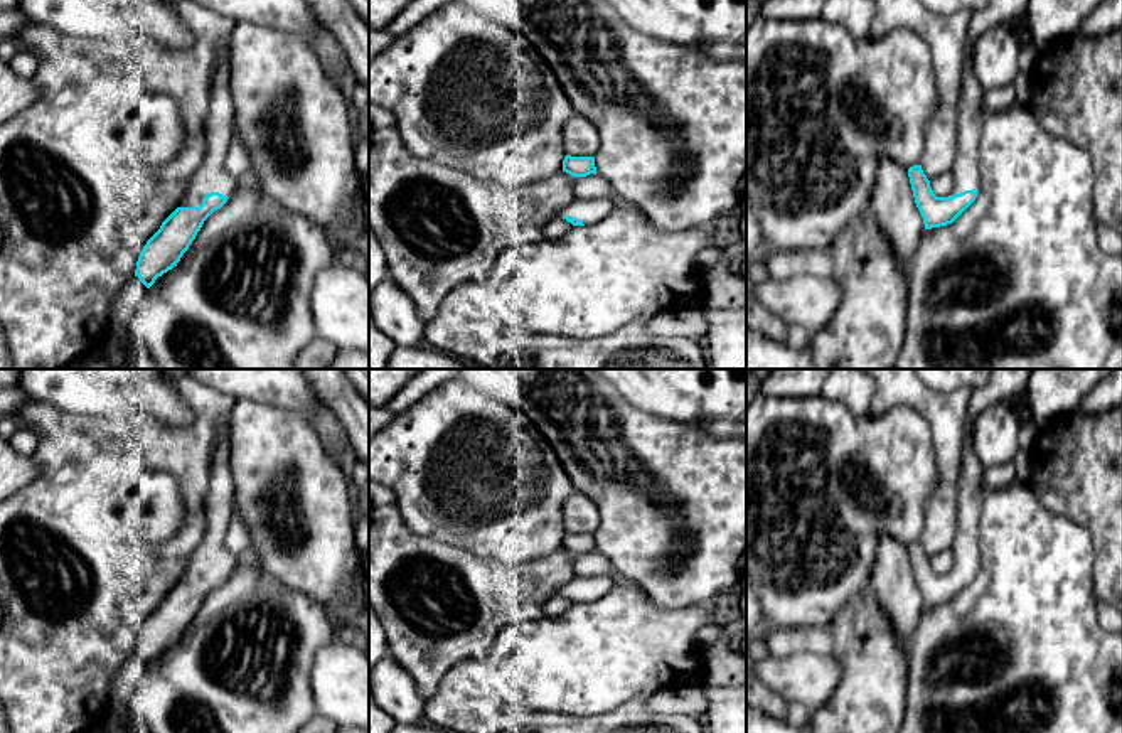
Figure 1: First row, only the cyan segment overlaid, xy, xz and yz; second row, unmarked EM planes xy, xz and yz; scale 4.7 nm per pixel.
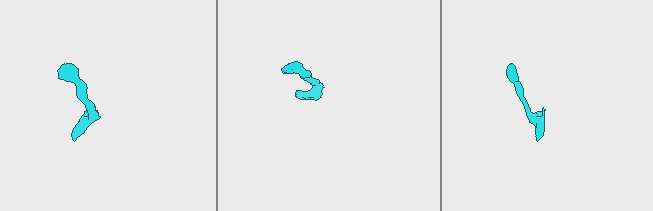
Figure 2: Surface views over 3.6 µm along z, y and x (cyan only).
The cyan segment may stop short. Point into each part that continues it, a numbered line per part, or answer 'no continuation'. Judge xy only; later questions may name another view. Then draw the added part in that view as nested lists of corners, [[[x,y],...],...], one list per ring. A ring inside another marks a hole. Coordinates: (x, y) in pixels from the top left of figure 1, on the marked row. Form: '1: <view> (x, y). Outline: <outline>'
1: xy (211, 176). Outline: [[[229,40],[219,45],[219,62],[212,78],[207,115],[207,150],[202,165],[194,172],[177,207],[199,207],[211,192],[231,197],[238,180],[226,172],[224,160],[234,133],[234,104],[229,93],[231,52]]]
2: xy (138, 356). Outline: [[[138,276],[121,290],[110,315],[110,337],[125,344],[128,369],[158,369],[148,347],[130,335],[130,320],[136,305],[145,298],[147,286]]]

